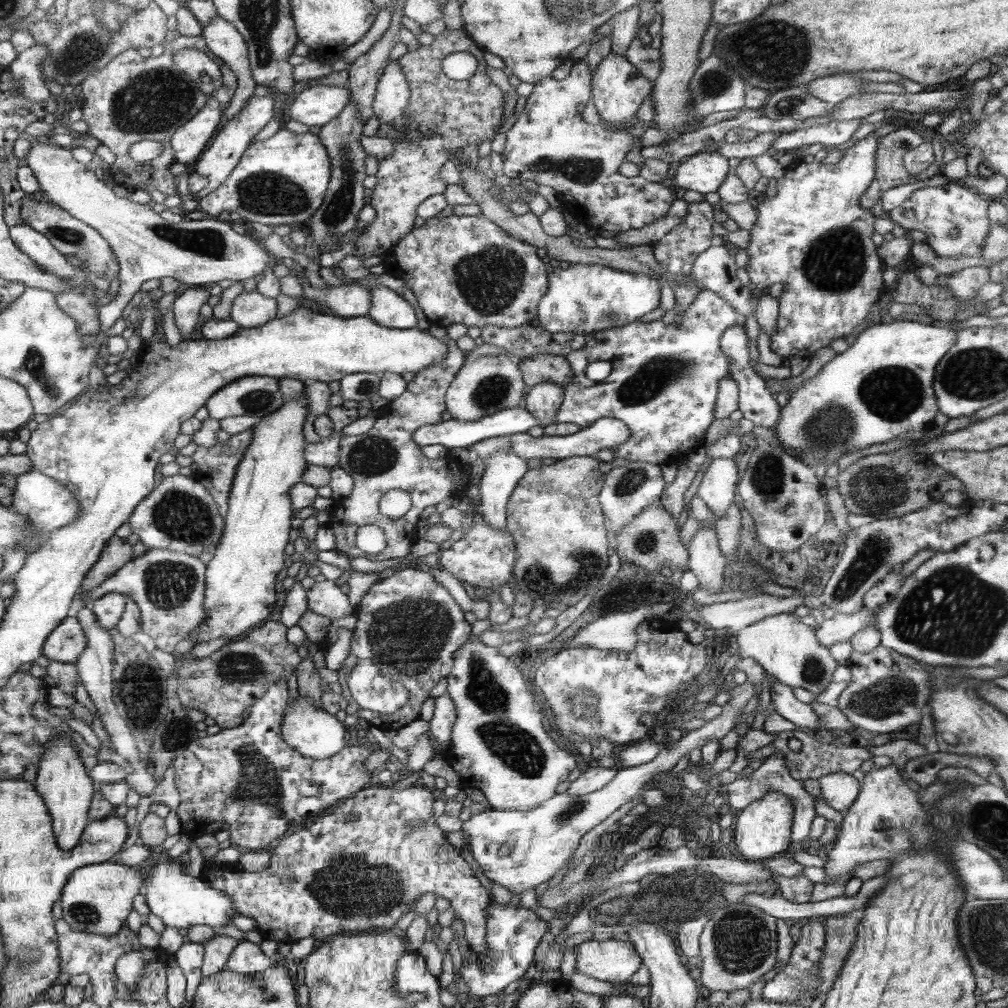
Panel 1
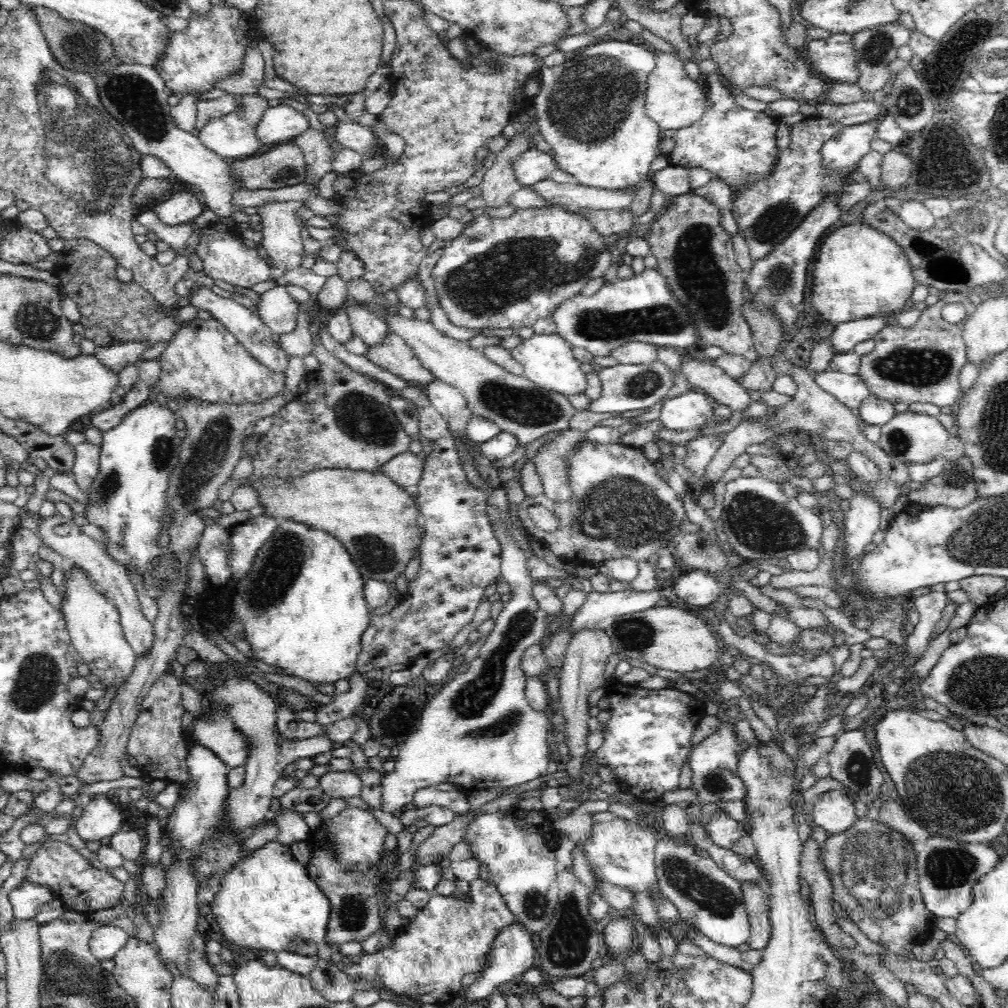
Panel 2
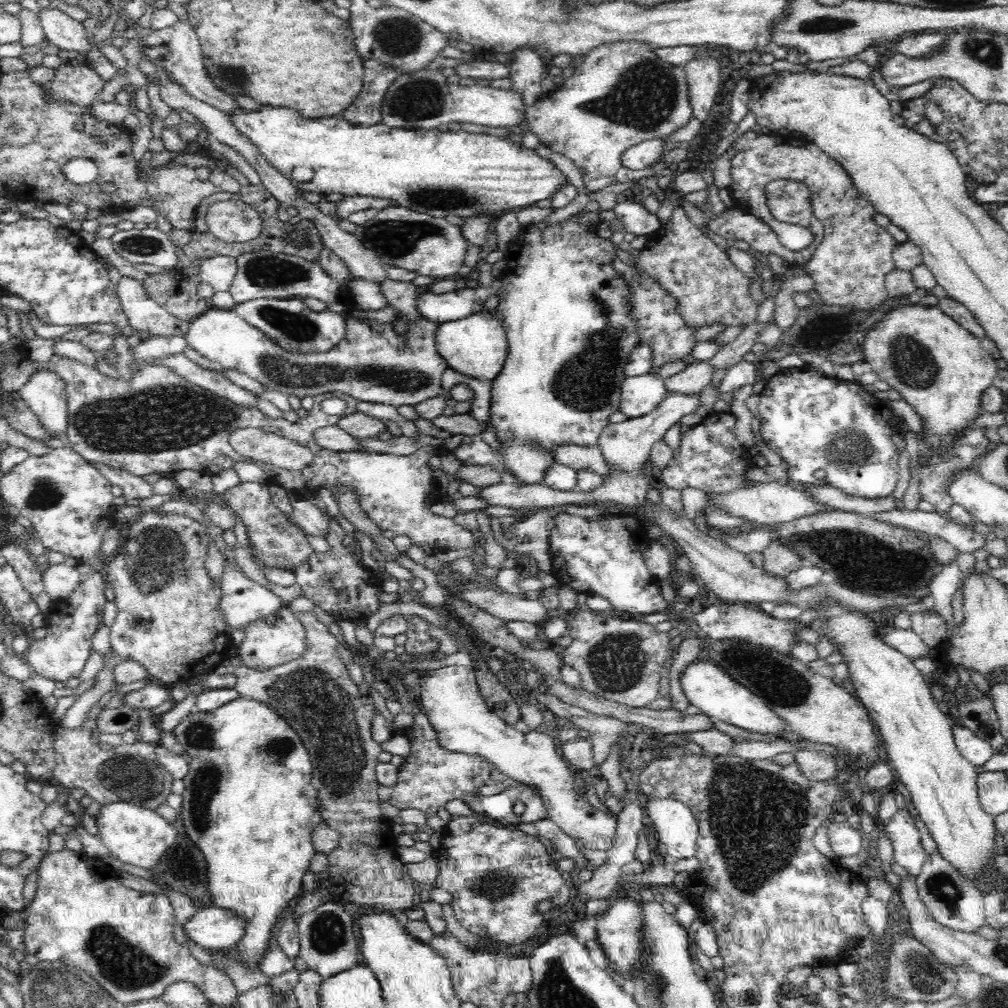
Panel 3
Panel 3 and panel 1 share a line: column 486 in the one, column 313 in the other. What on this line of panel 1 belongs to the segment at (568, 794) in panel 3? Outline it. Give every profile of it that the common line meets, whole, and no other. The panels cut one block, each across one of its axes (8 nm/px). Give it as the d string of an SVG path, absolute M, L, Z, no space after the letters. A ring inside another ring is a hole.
M299 694L294 701L294 705L286 707L285 715L281 724L281 735L284 737L286 744L291 745L302 756L311 757L312 760L329 759L337 755L344 747L344 734L346 729L342 722L338 722L334 715L328 714L324 708L314 706L307 696Z

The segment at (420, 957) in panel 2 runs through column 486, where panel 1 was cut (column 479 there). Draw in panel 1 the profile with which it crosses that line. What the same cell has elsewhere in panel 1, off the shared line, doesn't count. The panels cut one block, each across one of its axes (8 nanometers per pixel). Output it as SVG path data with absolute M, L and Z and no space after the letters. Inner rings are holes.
M375 784L370 788L363 789L358 792L357 796L352 796L349 799L343 799L336 806L321 813L312 821L305 824L302 828L295 830L290 834L282 837L281 842L277 846L270 848L271 859L269 867L262 872L246 872L245 870L225 870L223 866L218 867L217 863L208 864L205 866L202 875L199 878L204 879L208 884L224 891L233 901L237 909L237 914L242 916L249 916L257 921L256 929L261 932L261 935L266 940L276 940L279 942L286 942L292 944L301 938L315 938L316 940L327 940L333 935L356 935L363 933L374 933L374 930L387 930L390 931L392 926L396 926L398 918L414 908L422 894L426 892L433 892L435 896L442 896L450 902L450 906L454 909L455 918L459 918L464 923L464 938L466 938L470 950L479 956L481 961L485 961L487 957L487 946L485 943L486 932L486 919L488 904L491 904L488 892L484 890L484 886L480 884L480 878L476 878L476 872L472 870L472 866L462 858L460 850L452 846L446 838L446 832L437 824L436 818L432 818L432 802L434 802L434 794L426 787L411 787L406 790L392 790L388 785ZM409 820L421 820L421 825L410 828L407 825Z

